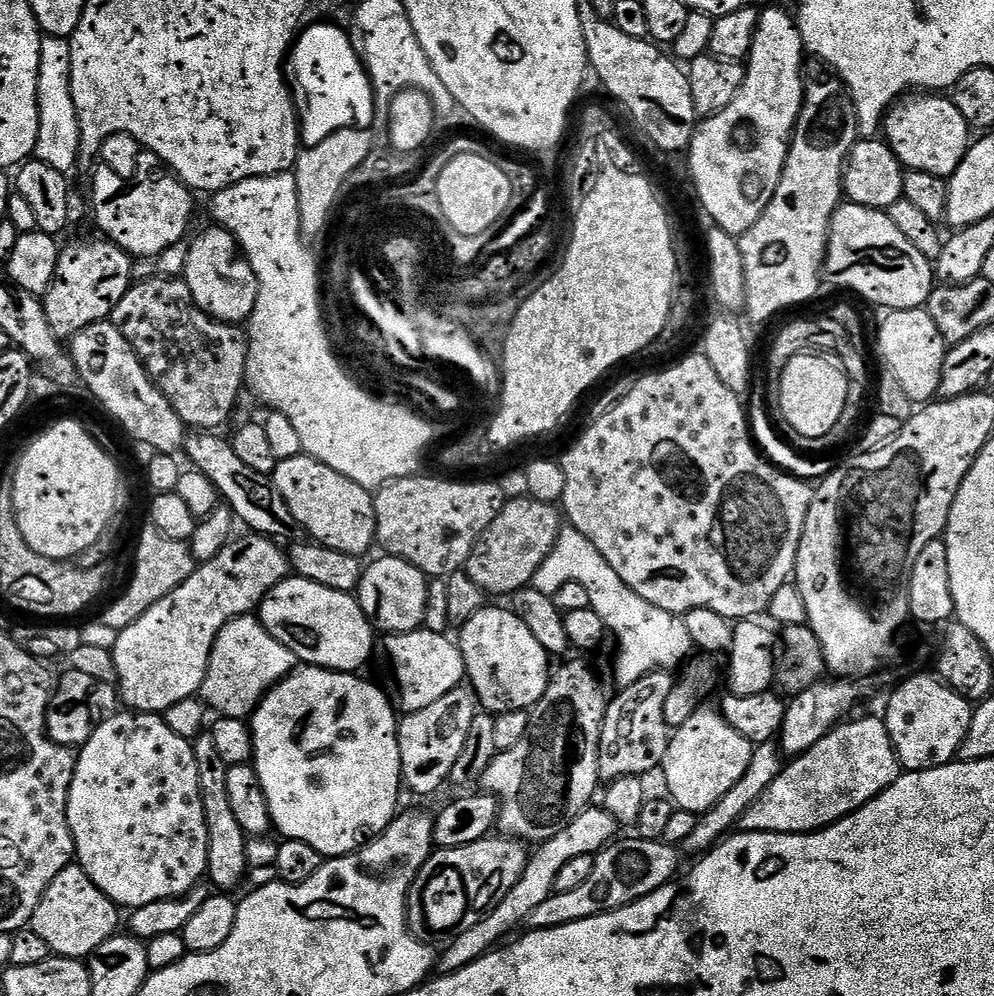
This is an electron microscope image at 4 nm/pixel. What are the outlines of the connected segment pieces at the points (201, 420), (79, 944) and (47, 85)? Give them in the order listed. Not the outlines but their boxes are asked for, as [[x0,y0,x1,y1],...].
[[110,276,248,430],[30,862,119,960],[35,36,80,174]]

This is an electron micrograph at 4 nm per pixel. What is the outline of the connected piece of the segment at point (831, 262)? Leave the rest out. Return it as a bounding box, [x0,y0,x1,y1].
[823,202,934,310]

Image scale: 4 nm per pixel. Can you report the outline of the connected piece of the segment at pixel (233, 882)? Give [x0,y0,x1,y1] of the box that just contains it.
[192,731,250,890]

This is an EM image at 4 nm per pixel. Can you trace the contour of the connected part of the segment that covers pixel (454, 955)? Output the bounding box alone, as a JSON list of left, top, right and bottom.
[439,806,618,974]

